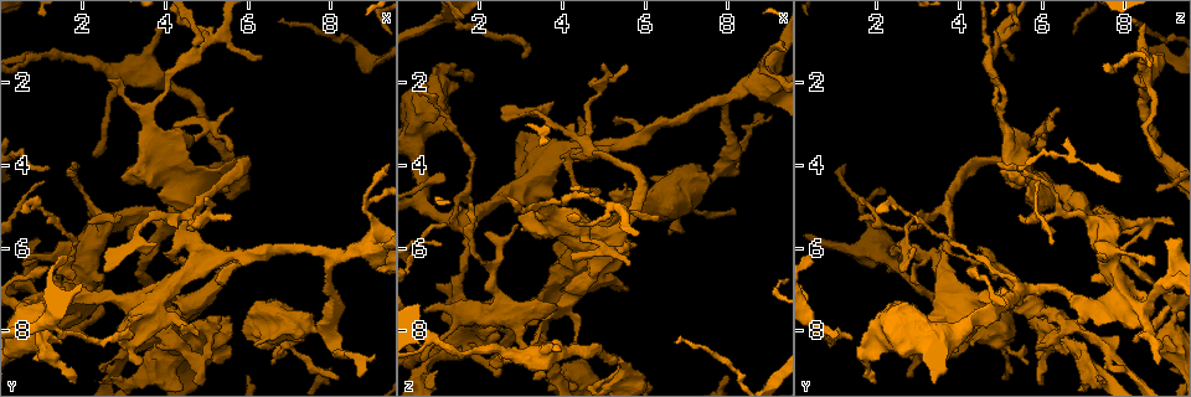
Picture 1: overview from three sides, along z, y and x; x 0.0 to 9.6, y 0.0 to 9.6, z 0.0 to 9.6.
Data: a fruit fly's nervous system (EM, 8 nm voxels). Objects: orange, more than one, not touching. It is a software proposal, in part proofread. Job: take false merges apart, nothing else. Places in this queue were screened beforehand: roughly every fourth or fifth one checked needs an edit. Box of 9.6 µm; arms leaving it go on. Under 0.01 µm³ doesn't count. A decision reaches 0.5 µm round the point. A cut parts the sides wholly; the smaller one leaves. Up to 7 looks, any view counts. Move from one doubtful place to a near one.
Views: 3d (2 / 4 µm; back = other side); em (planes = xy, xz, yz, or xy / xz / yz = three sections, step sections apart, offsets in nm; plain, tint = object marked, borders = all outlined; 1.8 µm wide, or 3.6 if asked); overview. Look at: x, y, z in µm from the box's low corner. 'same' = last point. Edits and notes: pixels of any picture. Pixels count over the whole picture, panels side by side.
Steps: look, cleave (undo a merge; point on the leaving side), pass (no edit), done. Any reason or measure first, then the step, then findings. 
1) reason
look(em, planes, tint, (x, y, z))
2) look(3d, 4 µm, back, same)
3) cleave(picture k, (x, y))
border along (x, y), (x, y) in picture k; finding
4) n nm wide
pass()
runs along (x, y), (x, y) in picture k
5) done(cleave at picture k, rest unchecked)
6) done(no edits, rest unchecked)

a fork
look(3d, 2 µm, back, (4.85, 6.00, 3.60))

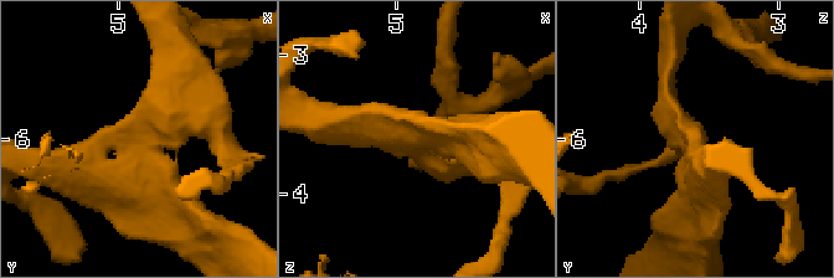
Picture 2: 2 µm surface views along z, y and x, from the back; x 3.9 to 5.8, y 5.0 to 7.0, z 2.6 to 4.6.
4 arms
look(em, planes, tint, (4.92, 6.02, 3.64))

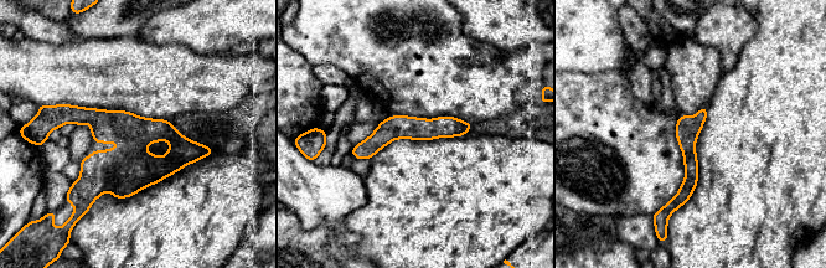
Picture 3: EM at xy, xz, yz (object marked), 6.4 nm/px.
pass()
one neuron here

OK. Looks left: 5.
thin arm on a thick one
look(3d, 4 µm, back, (7.75, 8.00, 4.15))

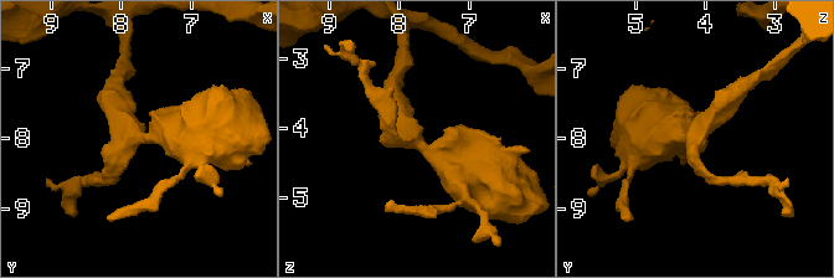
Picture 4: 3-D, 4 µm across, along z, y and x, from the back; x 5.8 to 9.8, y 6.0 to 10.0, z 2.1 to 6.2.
3 arms
look(em, planes, tint, (7.70, 7.90, 4.15))

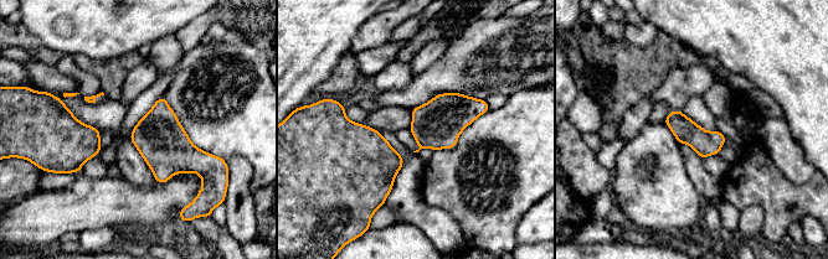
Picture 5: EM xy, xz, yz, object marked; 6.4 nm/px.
pass()
continuous, no second neuron

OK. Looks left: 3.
sharp bend
look(3d, 2 µm, back, (1.45, 7.80, 8.45))

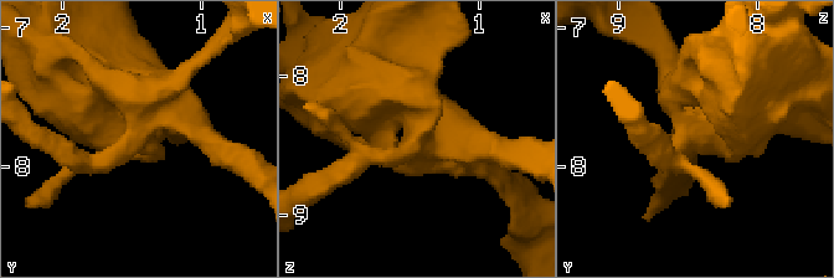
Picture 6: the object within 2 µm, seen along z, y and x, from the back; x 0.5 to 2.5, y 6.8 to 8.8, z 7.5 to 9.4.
look(em, xz, step 4, tint, (1.46, 7.74, 8.50))

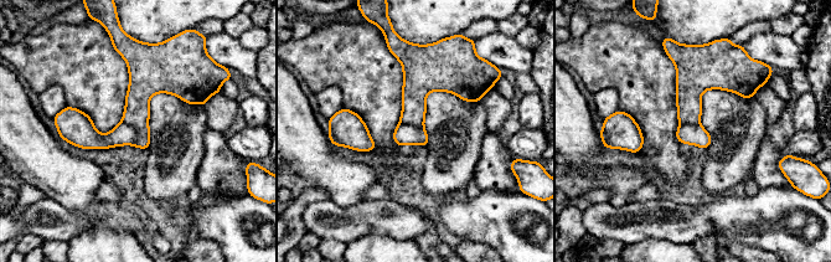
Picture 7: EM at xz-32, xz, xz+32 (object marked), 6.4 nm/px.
cleave(picture 7, (123, 134))
border along (122, 121), (137, 132), (133, 144) in picture 7; two neurons meet here

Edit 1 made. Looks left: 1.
done(cleave at picture 7, rest unchecked)

